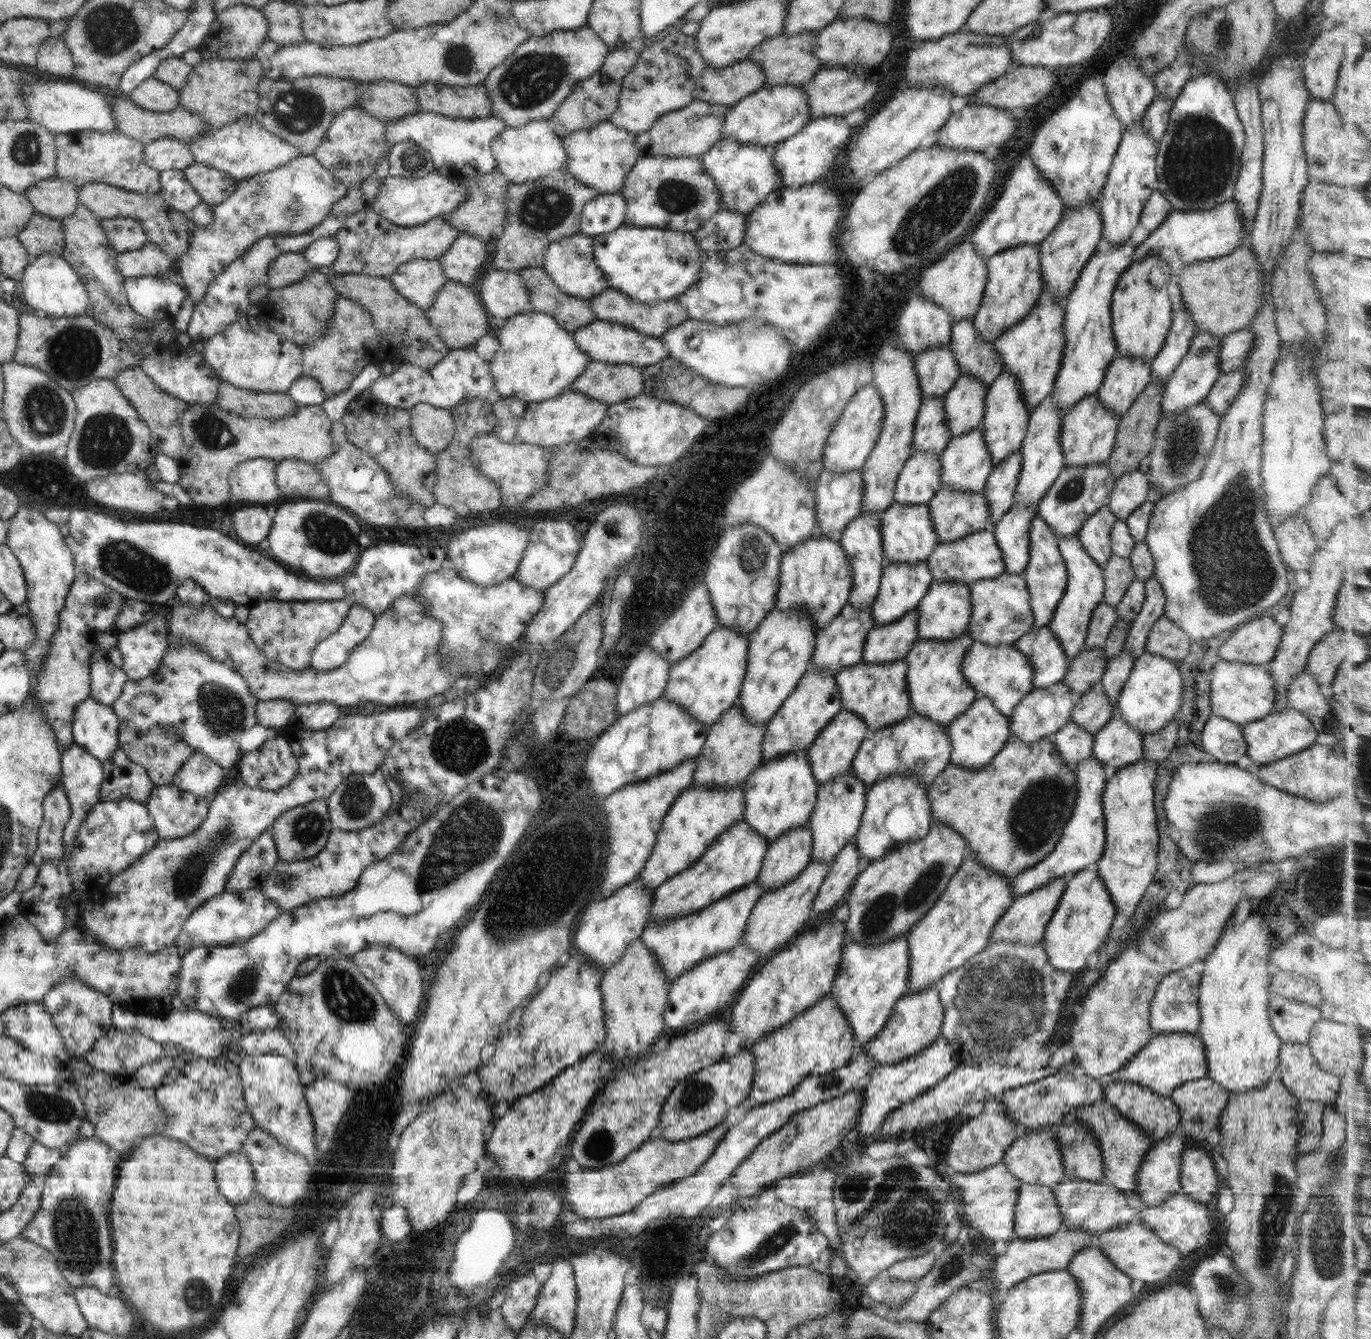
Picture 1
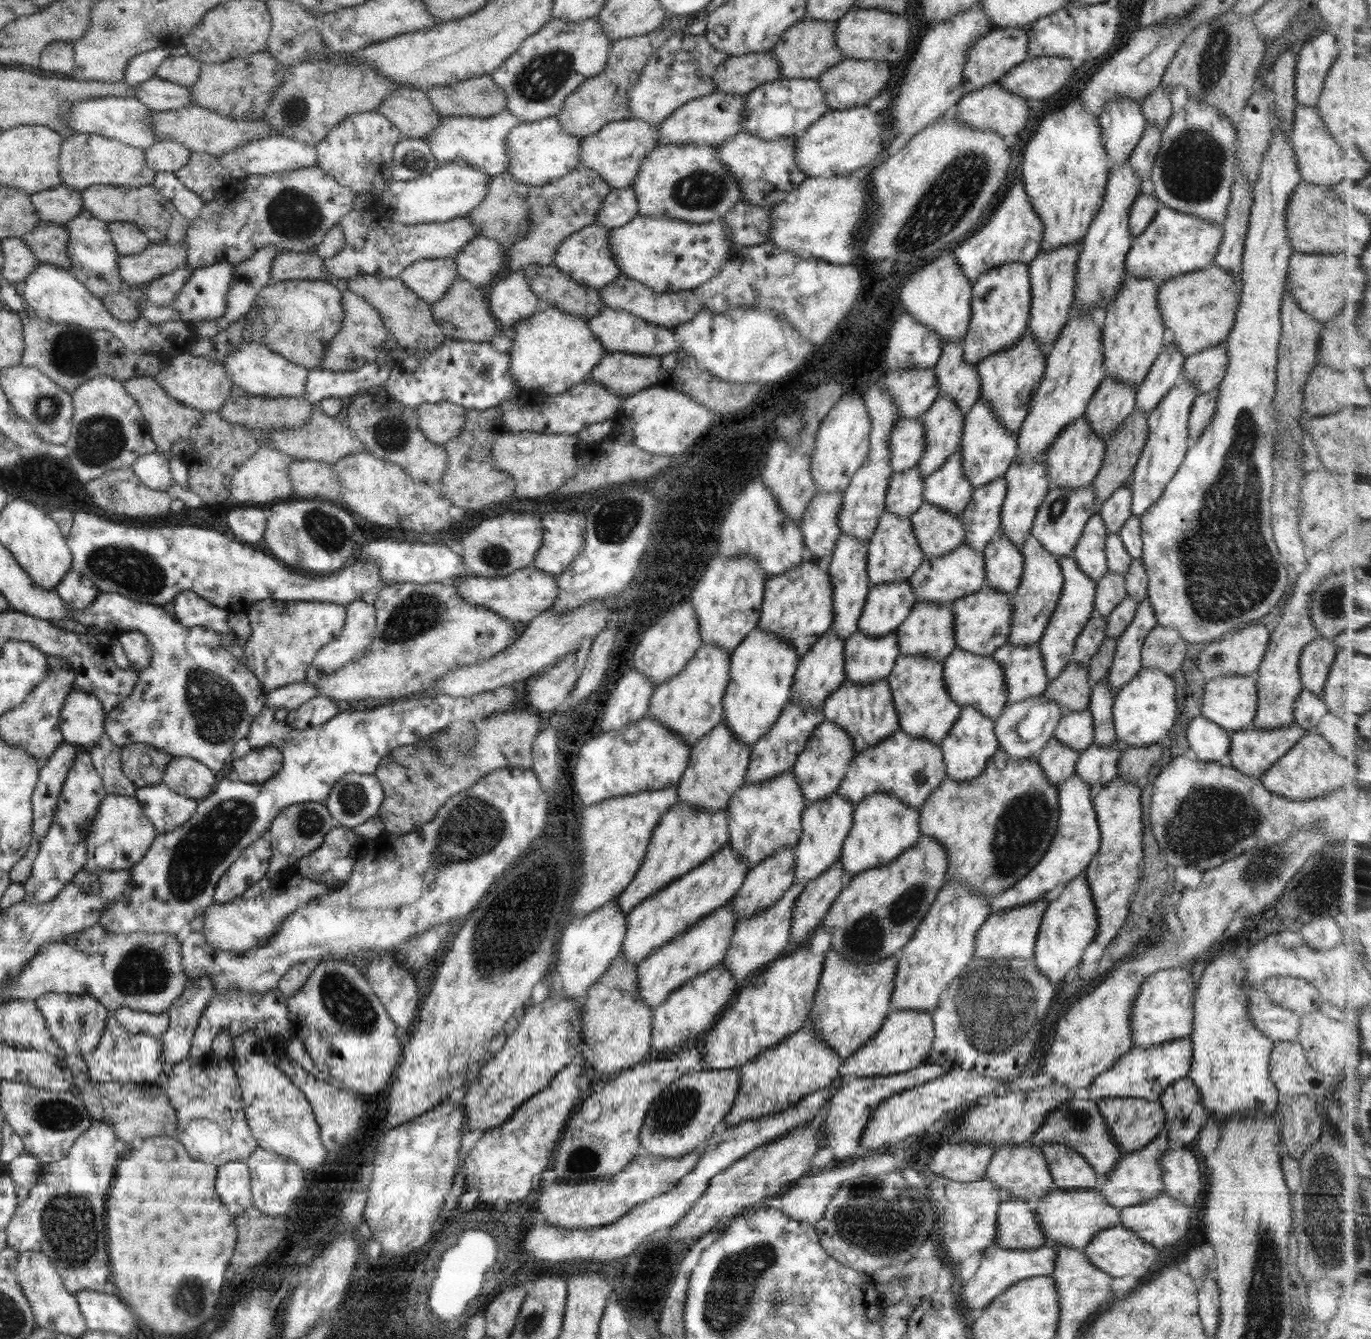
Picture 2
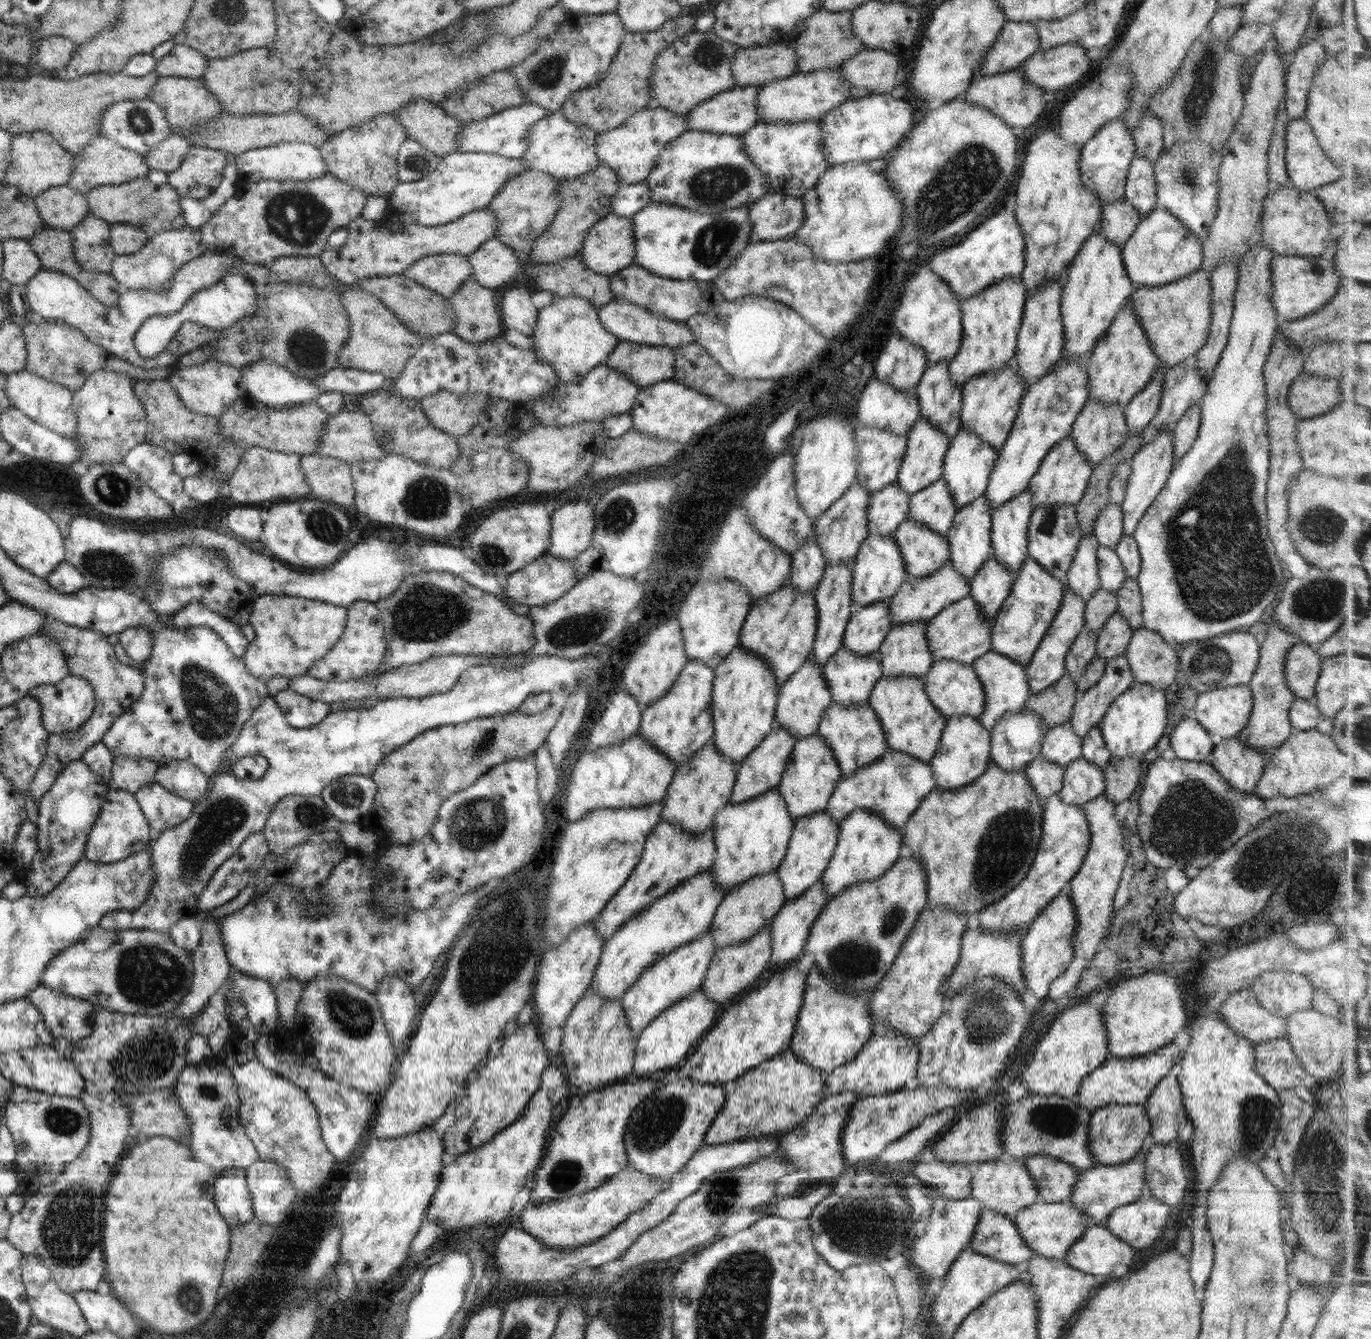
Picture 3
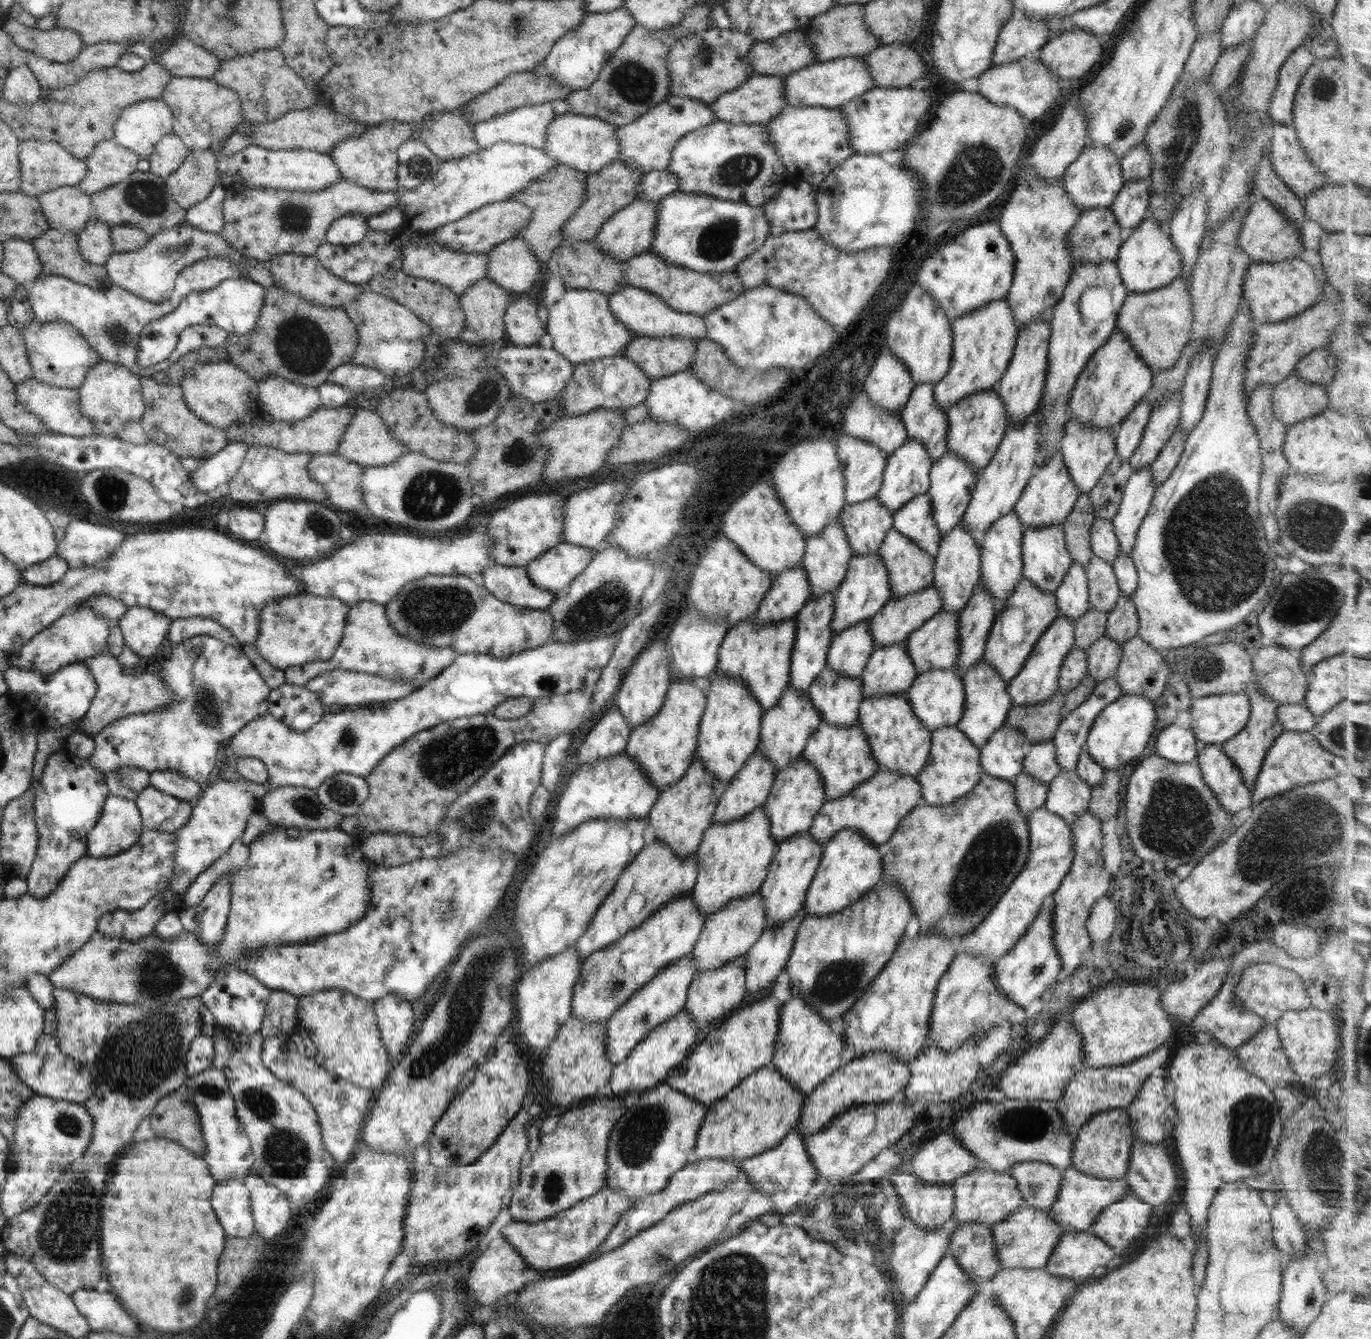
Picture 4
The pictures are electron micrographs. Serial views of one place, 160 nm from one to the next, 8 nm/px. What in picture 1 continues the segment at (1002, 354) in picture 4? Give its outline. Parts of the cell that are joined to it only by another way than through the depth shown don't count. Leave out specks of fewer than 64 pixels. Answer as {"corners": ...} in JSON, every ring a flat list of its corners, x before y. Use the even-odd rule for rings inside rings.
{"corners":[[1019,244,987,258,987,283,978,312,973,316,979,336,994,342,1007,328,1030,314,1043,289,1039,244]]}

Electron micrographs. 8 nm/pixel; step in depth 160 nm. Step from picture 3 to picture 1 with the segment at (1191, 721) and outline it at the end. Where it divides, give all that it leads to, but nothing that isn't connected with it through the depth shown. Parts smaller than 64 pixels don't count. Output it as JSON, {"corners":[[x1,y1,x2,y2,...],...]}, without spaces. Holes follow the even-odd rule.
{"corners":[[1210,715,1201,730,1200,740,1202,750,1212,754,1216,761,1235,764,1242,755,1246,755,1247,744,1241,726,1220,716]]}

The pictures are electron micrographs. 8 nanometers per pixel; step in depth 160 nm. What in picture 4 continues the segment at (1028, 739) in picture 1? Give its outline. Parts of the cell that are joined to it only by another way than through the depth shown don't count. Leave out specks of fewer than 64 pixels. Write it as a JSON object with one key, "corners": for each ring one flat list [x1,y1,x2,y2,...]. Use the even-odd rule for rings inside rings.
{"corners":[[1002,726,980,747,980,766,990,776,1012,781,1023,772,1023,758,1029,746,1023,732]]}

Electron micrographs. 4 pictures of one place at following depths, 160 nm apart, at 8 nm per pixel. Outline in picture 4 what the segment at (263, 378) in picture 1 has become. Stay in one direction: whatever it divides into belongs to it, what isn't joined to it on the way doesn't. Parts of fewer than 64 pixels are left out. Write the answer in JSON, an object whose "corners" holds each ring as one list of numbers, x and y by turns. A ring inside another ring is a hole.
{"corners":[[281,376,257,382,259,407,278,420,304,420,321,407,317,387,290,382]]}

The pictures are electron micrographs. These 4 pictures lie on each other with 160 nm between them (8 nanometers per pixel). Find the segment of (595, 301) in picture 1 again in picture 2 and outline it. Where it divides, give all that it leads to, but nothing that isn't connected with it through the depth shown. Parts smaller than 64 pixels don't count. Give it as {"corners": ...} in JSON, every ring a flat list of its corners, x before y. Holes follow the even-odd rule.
{"corners":[[622,274,618,275,609,285,601,288,599,293,604,306,611,309,622,309,646,322,669,329,674,329,679,324,688,322,702,309,701,299,698,298,695,289,656,292,649,286]]}

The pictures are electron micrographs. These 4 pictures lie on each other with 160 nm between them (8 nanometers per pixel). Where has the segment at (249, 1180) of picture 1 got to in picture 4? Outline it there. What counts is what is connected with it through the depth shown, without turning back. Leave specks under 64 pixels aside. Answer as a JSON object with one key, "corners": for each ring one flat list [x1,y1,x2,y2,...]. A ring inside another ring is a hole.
{"corners":[[228,1179,214,1185,212,1208,222,1224,225,1240,246,1238,255,1228,249,1190,238,1179]]}

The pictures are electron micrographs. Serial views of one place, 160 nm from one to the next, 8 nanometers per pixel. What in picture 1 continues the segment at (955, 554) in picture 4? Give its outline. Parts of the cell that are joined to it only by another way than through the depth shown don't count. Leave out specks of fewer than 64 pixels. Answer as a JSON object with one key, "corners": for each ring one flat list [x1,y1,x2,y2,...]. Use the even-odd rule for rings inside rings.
{"corners":[[1019,450,994,465,988,475,983,495,989,504,990,518,994,525,1015,504,1014,493,1021,470,1022,453]]}

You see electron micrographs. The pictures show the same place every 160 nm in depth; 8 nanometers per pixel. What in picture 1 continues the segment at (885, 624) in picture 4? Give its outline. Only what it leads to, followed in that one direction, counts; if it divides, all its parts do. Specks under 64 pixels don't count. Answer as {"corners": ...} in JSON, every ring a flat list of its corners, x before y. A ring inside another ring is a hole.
{"corners":[[980,530,974,534,967,534,958,540,939,542,926,560,928,571,934,581,948,581,950,583,964,583,969,585,984,578,994,578,1005,573,1004,555,998,548,992,530]]}

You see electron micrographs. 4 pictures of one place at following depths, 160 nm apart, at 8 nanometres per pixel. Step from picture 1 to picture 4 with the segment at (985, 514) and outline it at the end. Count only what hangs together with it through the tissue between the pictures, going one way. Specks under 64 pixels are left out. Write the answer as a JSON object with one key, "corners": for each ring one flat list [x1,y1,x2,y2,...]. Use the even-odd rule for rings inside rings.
{"corners":[[893,528,888,530,879,548,880,559,886,565,890,585,892,585,892,598,906,597,908,594,920,593,934,582,935,557,930,557,925,550,919,548,907,536]]}

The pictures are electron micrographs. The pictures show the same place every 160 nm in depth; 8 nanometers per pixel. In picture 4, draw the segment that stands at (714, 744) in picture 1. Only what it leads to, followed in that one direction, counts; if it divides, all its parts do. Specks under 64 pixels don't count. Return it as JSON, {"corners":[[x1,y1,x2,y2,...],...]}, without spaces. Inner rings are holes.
{"corners":[[696,759,678,782,659,792,658,800,650,809,647,821,654,828,656,839,668,845,677,856,689,856,696,852,705,830,713,823,711,818,719,801,712,791,714,781,713,772]]}

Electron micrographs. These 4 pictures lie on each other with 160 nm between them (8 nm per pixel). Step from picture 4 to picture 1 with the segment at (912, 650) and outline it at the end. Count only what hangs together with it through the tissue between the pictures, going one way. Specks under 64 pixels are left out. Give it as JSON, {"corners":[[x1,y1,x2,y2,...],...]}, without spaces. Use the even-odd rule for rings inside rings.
{"corners":[[1003,573,998,577,974,581,969,586,972,614,967,630,973,640,990,646,1011,644,1032,629,1034,614,1031,613,1030,593,1023,574]]}

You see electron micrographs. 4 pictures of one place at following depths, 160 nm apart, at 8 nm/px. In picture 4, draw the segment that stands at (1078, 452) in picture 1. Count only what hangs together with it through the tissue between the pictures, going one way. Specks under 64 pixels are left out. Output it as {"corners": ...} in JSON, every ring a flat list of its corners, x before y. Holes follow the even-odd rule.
{"corners":[[1057,450,1034,470,1032,478,1028,479,1018,502,1014,505,1013,511,1018,515,1024,529,1031,526,1042,528,1053,524,1063,524,1066,517,1072,512,1079,496,1080,492,1071,479,1063,461,1062,453]]}

